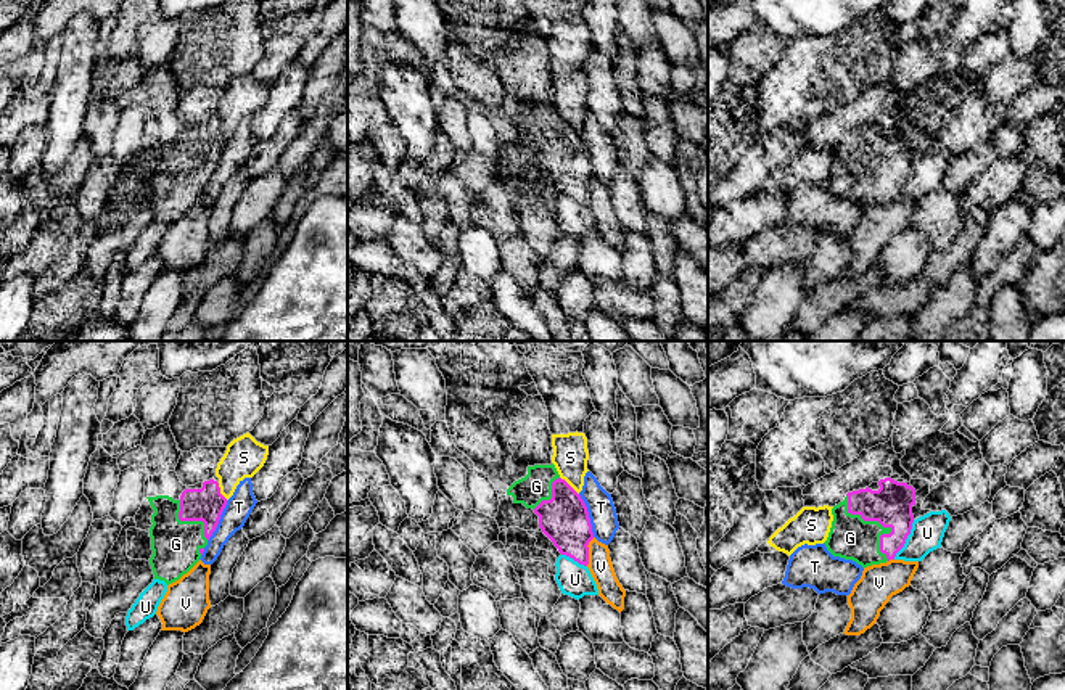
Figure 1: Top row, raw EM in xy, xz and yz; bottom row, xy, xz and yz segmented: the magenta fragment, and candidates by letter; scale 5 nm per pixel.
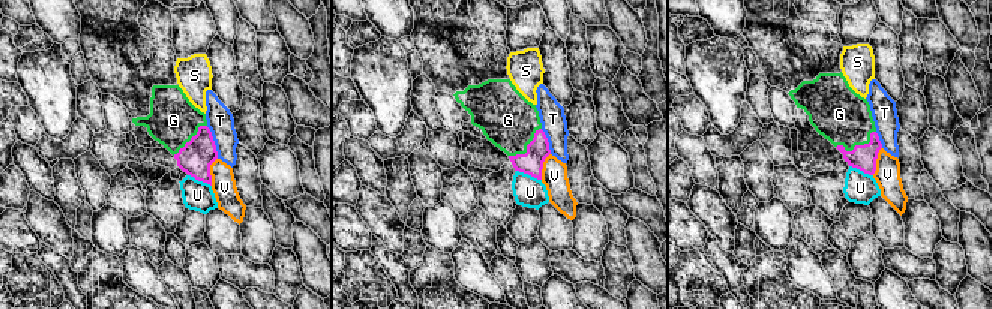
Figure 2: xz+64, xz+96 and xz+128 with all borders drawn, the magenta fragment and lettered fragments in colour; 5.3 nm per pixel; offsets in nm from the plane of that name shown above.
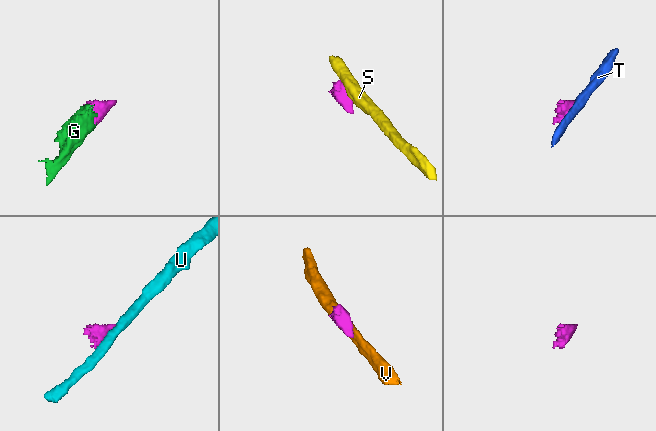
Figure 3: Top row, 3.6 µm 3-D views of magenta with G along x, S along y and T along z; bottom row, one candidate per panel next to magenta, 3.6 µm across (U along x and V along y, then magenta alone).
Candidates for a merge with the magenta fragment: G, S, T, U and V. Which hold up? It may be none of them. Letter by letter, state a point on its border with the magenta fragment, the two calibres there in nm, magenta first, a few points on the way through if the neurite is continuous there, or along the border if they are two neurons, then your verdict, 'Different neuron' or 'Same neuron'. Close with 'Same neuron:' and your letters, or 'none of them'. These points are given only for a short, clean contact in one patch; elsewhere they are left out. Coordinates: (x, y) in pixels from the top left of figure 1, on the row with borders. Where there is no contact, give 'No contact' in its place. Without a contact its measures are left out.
G: Touches magenta at yz (879, 521). Thickness 200 nm (magenta) against 220 nm. Path across: yz (892, 505), (879, 521), (850, 538). Same neuron
S: Touches magenta at xz (570, 486). Thickness 240 nm (magenta) against 180 nm. Boundary: xz (560, 476), (578, 494). Different neuron
T: Touches magenta at xz (588, 515). Thickness 240 nm (magenta) against 140 nm. Boundary: xz (578, 494), (586, 507), (594, 536). Different neuron
U: Touches magenta at yz (906, 538). Thickness 200 nm (magenta) against 170 nm. Different neuron
V: Touches magenta at xz (588, 552). Thickness 240 nm (magenta) against 120 nm. Different neuron
Same neuron: G

